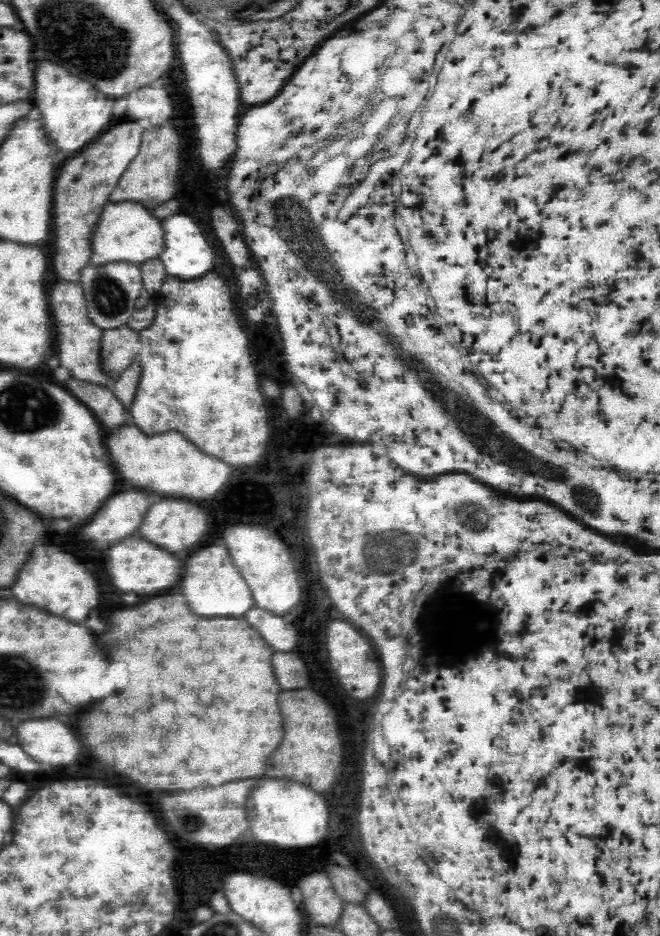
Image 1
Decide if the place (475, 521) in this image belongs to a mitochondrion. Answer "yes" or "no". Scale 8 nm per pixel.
yes

